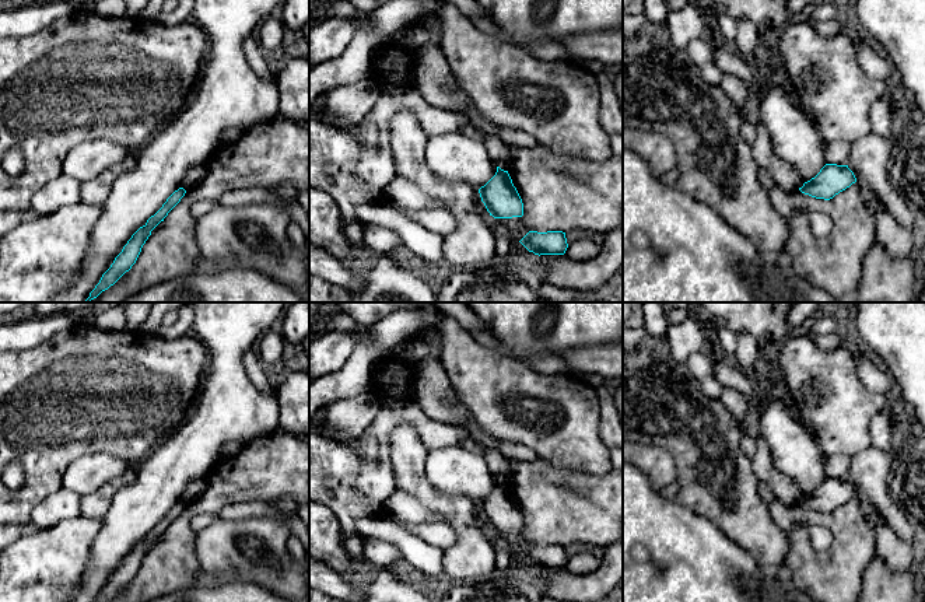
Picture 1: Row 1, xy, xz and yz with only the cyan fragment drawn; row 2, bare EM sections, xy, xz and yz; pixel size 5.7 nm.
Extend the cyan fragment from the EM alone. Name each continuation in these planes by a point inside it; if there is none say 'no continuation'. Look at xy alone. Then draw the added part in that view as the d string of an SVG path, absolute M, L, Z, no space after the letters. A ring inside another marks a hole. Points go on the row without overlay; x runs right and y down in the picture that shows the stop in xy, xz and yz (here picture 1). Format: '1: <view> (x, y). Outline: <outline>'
no continuation

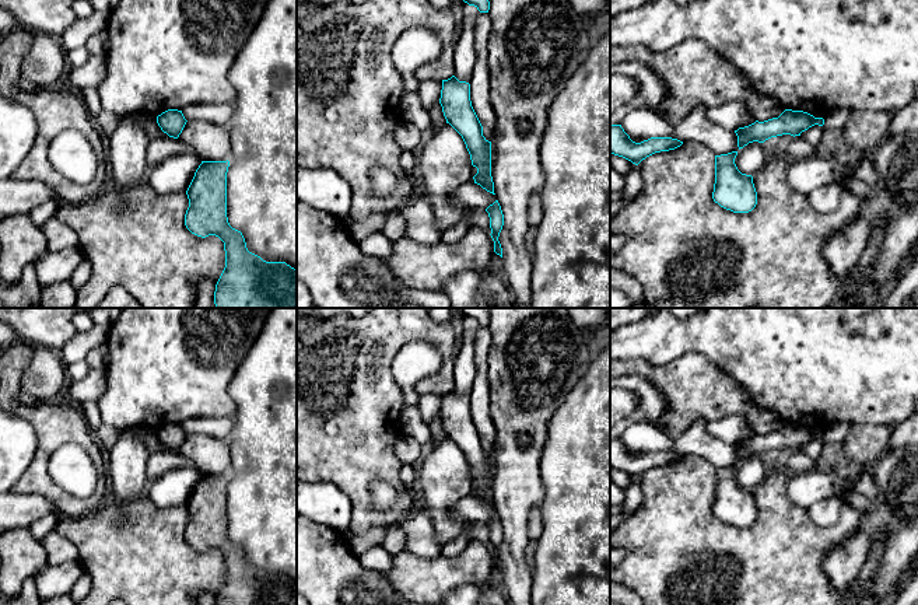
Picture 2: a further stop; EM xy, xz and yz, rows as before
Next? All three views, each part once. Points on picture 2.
no continuation

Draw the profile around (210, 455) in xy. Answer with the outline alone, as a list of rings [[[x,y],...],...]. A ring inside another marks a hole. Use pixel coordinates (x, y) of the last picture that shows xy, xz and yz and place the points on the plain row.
[[[206,434],[186,436],[179,452],[190,459],[202,475],[227,475],[231,469],[230,441]]]

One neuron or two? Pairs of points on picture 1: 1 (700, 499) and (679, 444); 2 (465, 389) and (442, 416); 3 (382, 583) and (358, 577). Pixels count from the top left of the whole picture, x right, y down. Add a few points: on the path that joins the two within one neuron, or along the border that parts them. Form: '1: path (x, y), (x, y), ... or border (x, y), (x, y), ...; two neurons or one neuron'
1: path (696, 485), (693, 482), (690, 458); one neuron
2: border (455, 396), (465, 405), (473, 420); two neurons
3: path (377, 583), (364, 577); one neuron

